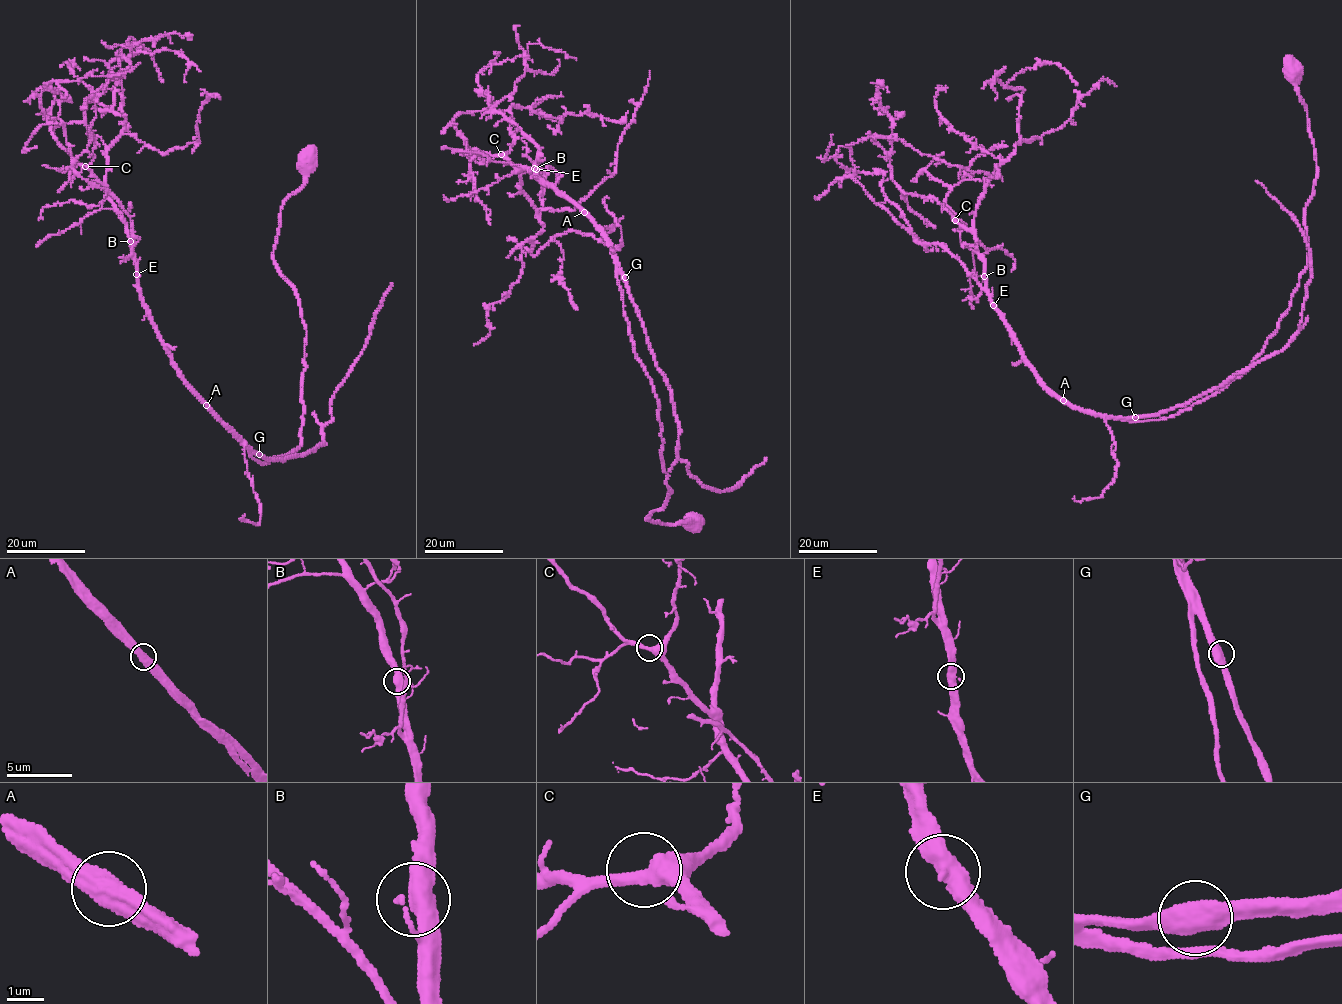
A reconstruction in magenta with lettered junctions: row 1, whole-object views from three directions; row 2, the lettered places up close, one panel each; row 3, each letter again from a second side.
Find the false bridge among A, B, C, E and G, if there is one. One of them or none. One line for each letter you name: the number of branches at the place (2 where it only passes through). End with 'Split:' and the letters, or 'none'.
Split: none

